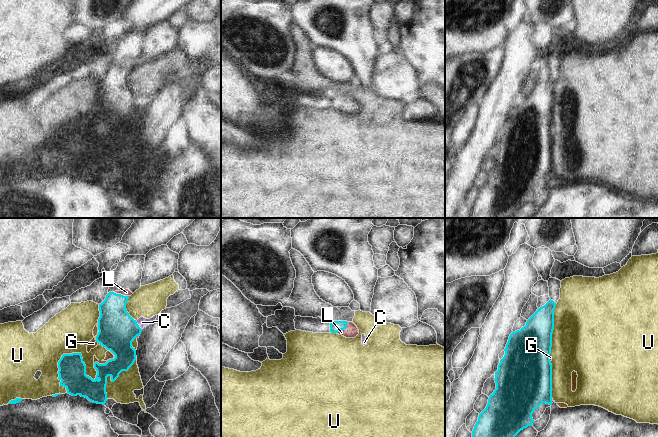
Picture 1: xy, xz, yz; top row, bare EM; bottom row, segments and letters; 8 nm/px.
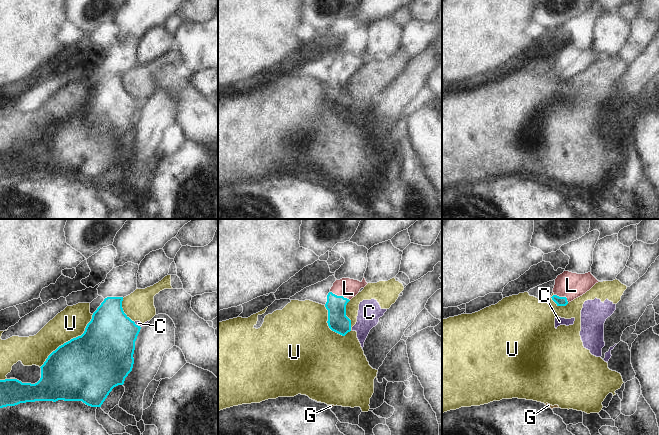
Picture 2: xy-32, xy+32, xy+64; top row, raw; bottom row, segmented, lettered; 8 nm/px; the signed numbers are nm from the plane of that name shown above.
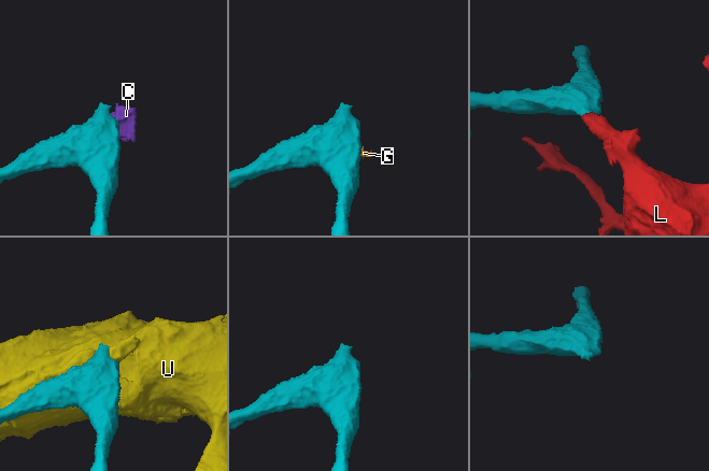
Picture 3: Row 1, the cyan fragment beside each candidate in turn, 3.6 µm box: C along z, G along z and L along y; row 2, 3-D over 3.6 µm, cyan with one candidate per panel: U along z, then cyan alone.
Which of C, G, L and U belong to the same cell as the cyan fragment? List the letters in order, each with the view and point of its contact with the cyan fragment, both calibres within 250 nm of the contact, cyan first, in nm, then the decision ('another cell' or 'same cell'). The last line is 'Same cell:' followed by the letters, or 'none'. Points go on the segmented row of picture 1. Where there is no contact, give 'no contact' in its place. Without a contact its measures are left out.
C: xy (138, 325) | 300/80 nm | another cell
G: xy (97, 341) | 300/60 nm | another cell
L: xz (343, 329) | 90/110 nm | same cell
U: xy (58, 365) | 220/320 nm | another cell
Same cell: L

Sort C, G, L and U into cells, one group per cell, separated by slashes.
C G U / L

